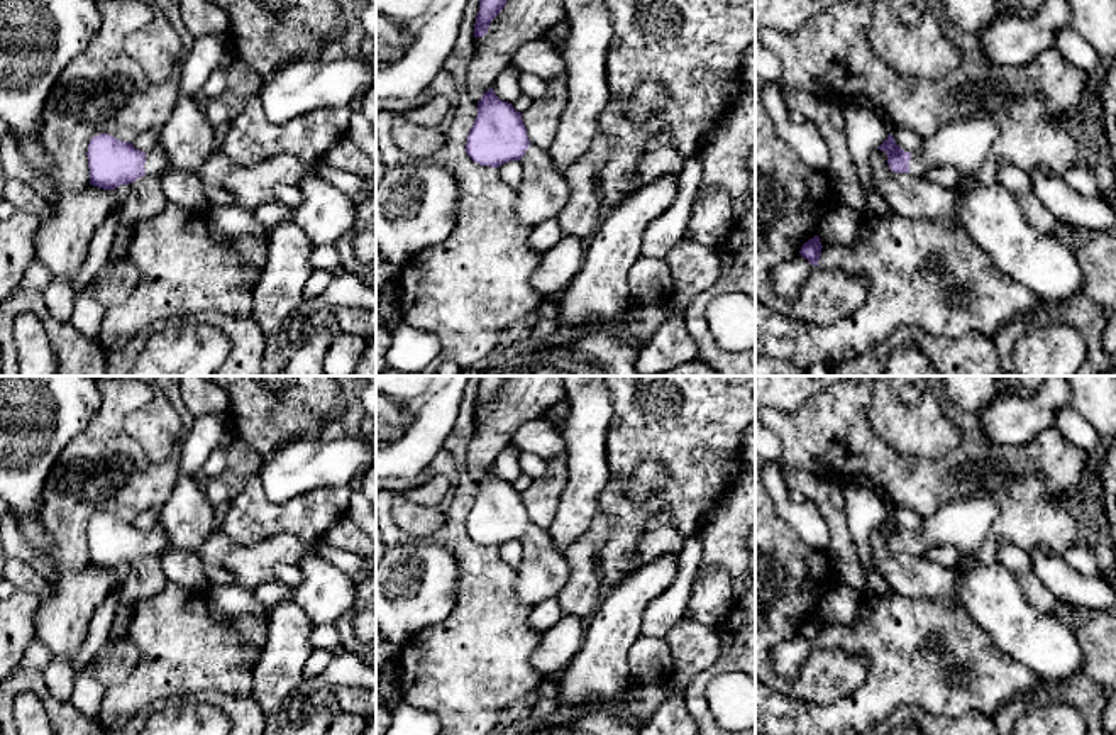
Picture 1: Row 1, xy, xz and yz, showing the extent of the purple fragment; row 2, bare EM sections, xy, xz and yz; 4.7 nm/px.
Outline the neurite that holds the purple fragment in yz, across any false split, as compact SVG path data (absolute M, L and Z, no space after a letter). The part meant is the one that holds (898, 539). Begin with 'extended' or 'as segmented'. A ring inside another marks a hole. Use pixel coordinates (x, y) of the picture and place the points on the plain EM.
extended; M974 496L945 503L916 532L903 530L892 513L877 528L887 533L894 552L952 547L962 610L1001 652L1048 682L1082 674L1084 652L1067 620L1036 611L1025 600L1014 572L977 559L997 511L991 496Z

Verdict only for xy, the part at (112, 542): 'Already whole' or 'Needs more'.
Needs more

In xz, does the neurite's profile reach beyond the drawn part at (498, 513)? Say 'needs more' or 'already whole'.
needs more

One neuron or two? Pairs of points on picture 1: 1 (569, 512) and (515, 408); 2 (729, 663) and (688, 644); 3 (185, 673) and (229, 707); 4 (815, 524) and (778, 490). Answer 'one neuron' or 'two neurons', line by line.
1: two neurons
2: two neurons
3: two neurons
4: one neuron

